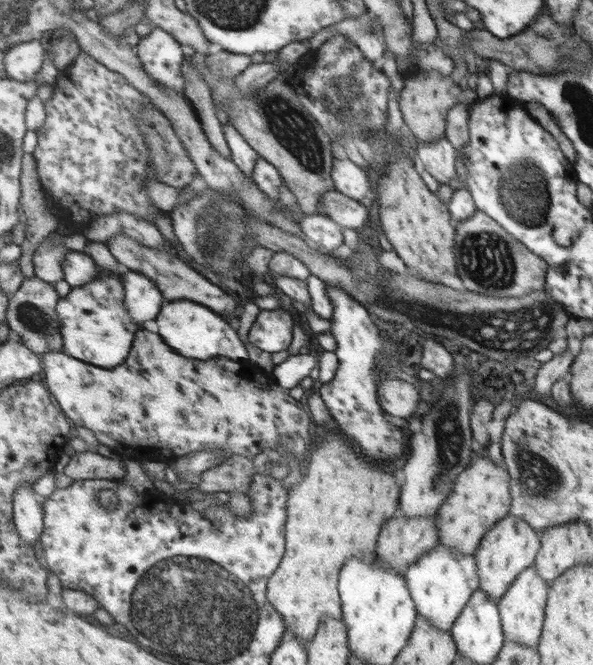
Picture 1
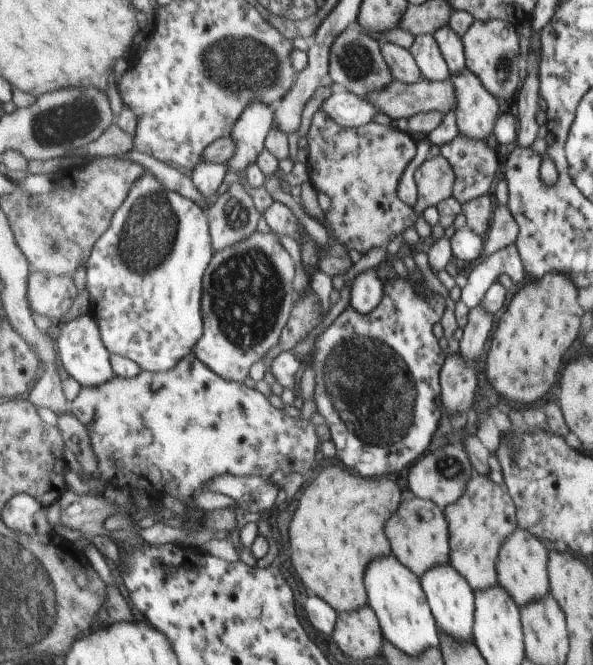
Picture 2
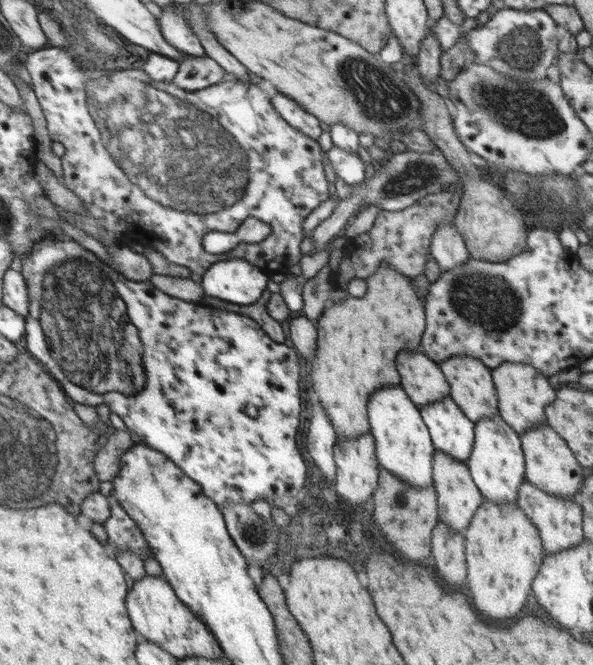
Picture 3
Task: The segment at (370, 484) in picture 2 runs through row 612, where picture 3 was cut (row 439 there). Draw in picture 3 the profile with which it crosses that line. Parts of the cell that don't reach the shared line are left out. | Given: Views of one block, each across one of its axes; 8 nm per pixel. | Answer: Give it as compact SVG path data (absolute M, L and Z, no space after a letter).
M383 264L371 276L364 278L366 289L363 298L328 303L318 321L318 349L312 363L311 382L314 395L323 404L330 423L335 431L335 440L348 441L349 438L363 436L369 430L366 415L367 402L371 392L387 386L400 384L395 370L395 356L403 348L417 348L421 341L421 332L425 330L423 306L417 298L417 291L412 287L411 278L402 275L393 267Z

